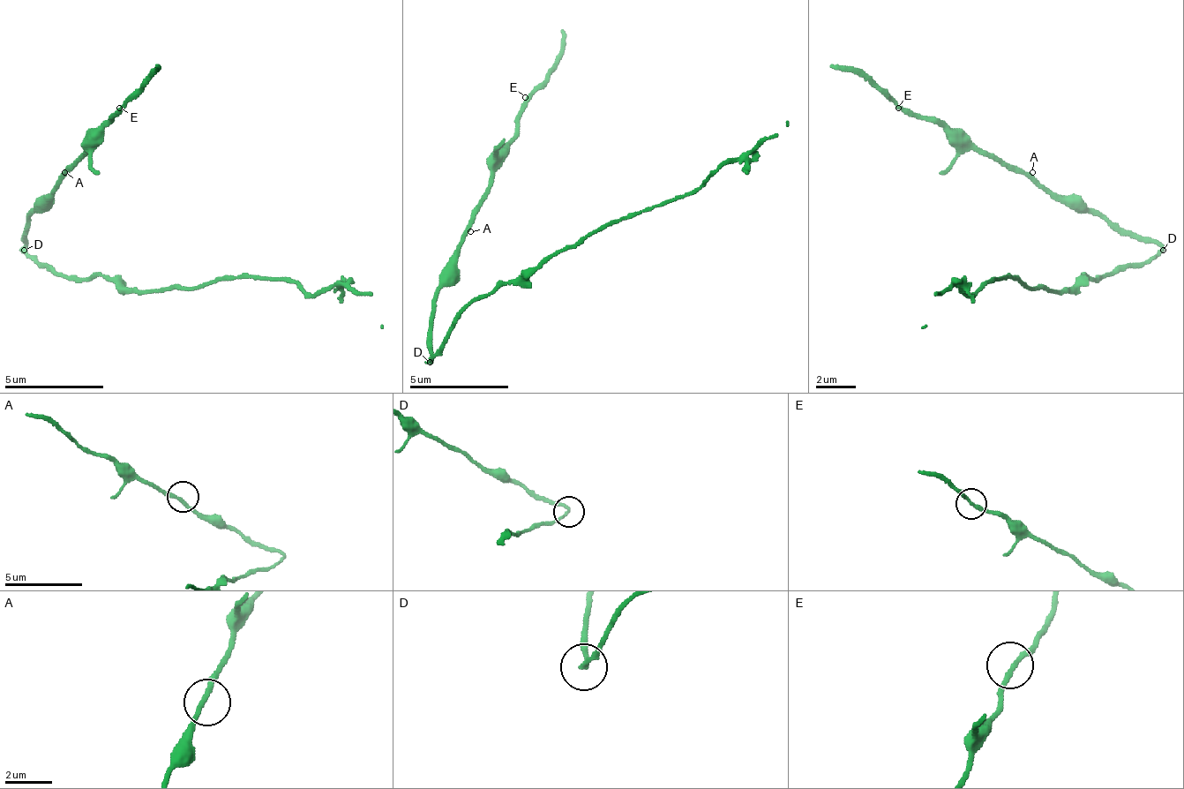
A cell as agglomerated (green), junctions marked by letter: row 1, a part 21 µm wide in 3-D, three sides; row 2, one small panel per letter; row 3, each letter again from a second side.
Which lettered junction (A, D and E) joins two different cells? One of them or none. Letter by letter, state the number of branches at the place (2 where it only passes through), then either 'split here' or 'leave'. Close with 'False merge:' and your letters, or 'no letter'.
A: 2 branches meet; leave
D: 2 branches meet; split here
E: 2 branches meet; leave
False merge: D

